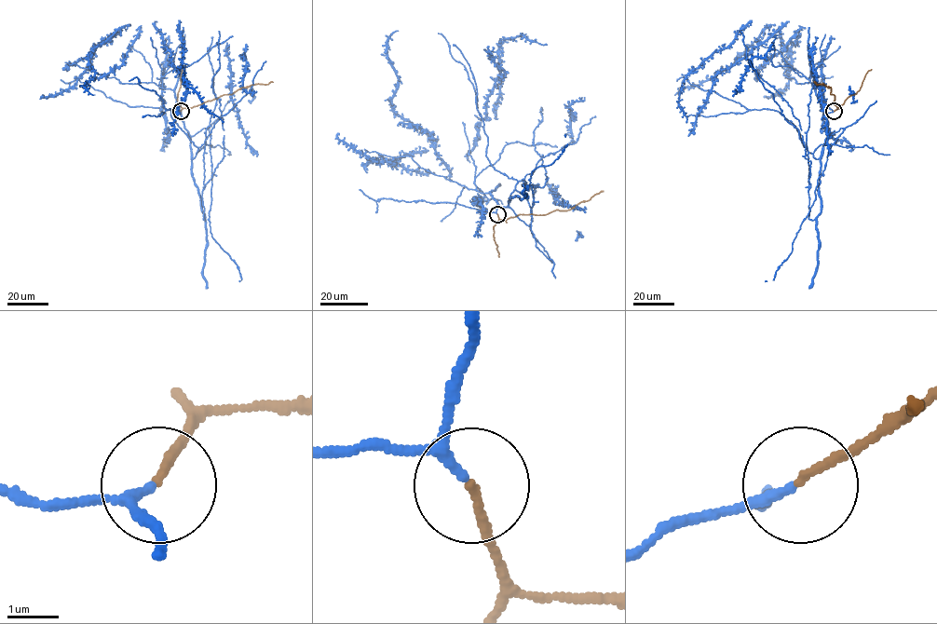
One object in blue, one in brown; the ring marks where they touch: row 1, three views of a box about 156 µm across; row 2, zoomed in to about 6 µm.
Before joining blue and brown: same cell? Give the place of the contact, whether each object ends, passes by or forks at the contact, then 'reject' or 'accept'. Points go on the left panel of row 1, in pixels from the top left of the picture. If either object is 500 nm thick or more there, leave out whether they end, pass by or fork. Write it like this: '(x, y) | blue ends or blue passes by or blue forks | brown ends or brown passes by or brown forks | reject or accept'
(181, 111) | blue passes by | brown ends | accept

